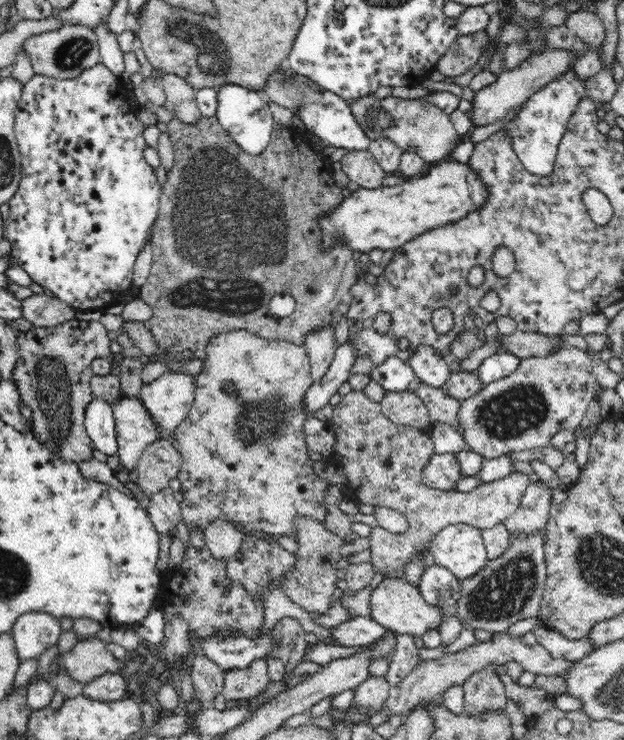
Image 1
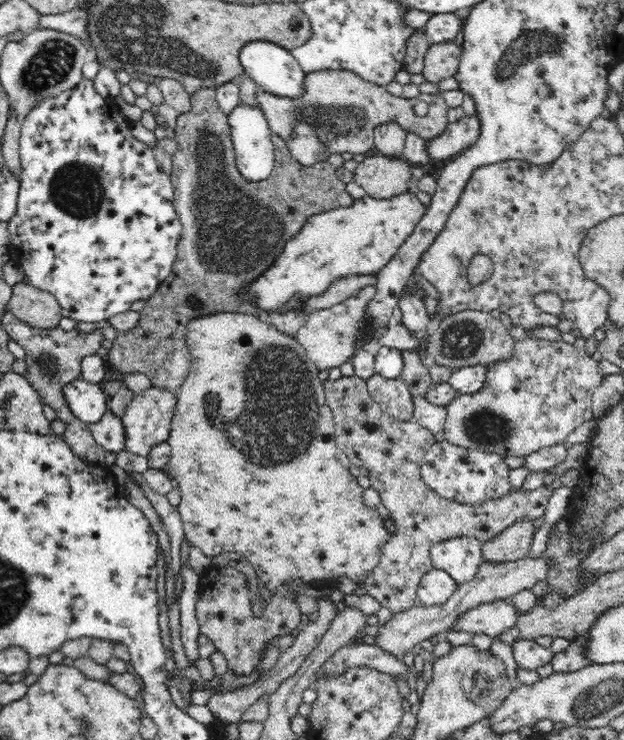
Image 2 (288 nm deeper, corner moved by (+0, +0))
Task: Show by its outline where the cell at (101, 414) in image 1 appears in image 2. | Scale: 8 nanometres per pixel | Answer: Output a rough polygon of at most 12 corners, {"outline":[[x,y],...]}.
{"outline":[[82,376],[64,386],[72,414],[96,424],[110,412],[100,384]]}

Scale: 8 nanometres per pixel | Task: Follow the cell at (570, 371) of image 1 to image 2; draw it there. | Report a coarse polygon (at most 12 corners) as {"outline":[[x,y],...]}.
{"outline":[[526,338],[446,406],[444,438],[526,458],[584,424],[604,374]]}

